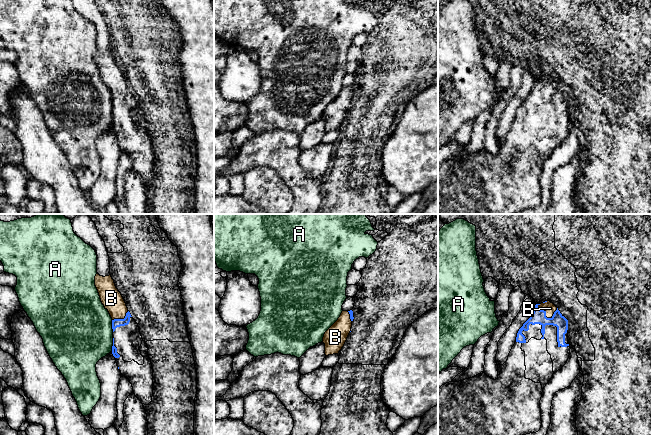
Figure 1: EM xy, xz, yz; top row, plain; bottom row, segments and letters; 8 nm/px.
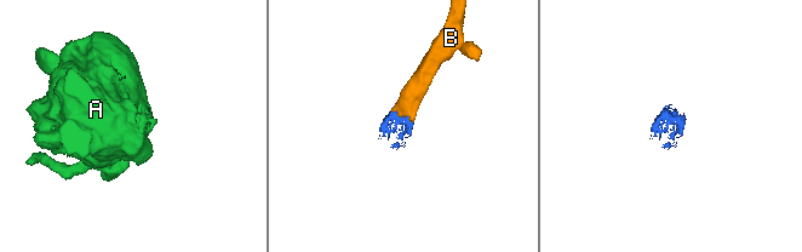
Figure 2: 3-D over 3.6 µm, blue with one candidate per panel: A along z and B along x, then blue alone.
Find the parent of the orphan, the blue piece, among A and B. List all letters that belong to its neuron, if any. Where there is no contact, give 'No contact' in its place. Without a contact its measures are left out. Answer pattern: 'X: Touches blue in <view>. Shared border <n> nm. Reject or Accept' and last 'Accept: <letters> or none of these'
A: Touches blue in xy. Shared border 110 nm. Reject
B: Touches blue in yz. Shared border 170 nm. Accept
Accept: B

